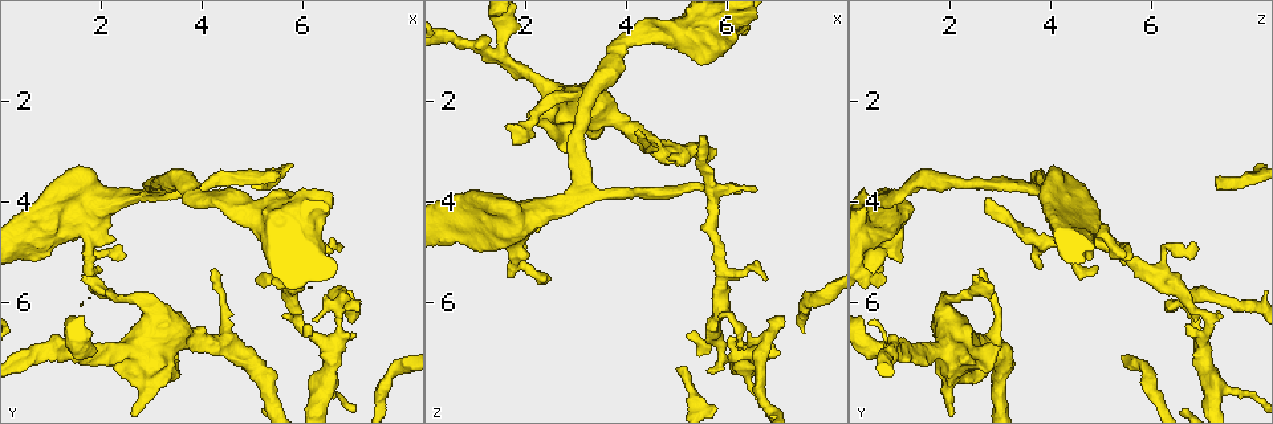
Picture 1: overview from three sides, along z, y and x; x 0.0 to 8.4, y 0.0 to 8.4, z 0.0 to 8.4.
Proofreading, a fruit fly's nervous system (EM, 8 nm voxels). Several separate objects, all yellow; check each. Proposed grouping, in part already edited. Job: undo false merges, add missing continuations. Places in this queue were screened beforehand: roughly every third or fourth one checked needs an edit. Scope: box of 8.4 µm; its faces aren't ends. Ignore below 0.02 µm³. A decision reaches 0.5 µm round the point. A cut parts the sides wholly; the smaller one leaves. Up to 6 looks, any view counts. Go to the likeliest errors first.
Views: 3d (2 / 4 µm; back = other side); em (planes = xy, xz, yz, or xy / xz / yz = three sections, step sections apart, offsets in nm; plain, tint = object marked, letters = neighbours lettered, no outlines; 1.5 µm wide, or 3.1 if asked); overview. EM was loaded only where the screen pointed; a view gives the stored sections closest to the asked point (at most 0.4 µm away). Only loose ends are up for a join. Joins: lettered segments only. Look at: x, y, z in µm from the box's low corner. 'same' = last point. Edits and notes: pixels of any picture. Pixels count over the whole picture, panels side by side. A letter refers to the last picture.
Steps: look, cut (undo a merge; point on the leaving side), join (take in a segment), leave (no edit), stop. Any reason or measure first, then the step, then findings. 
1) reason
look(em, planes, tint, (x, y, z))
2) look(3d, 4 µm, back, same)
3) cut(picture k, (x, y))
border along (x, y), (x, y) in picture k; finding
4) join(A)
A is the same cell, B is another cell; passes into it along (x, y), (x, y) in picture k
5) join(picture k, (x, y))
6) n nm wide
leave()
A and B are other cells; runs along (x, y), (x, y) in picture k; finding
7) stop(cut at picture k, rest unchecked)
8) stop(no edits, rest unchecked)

an open end
look(3d, 2 µm, (5.45, 3.95, 2.75))

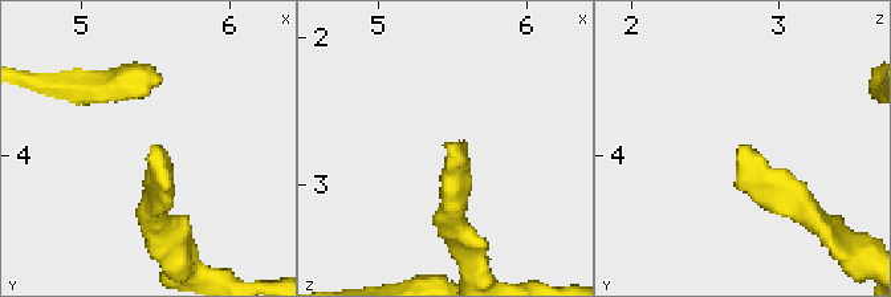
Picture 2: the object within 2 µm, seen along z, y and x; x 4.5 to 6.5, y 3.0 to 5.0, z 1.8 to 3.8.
shape alone is not enough
look(em, yz, step 4, letters, (5.50, 3.98, 2.72))

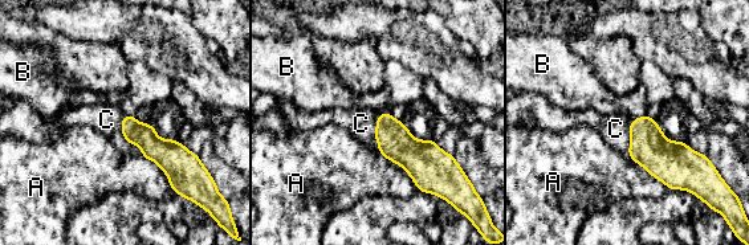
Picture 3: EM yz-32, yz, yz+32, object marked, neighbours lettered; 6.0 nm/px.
join(C)
C is the same cell, A and B are other cells; it goes on there

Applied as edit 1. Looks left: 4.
side arm on a straight run
look(3d, 2 µm, (1.50, 6.95, 1.10))

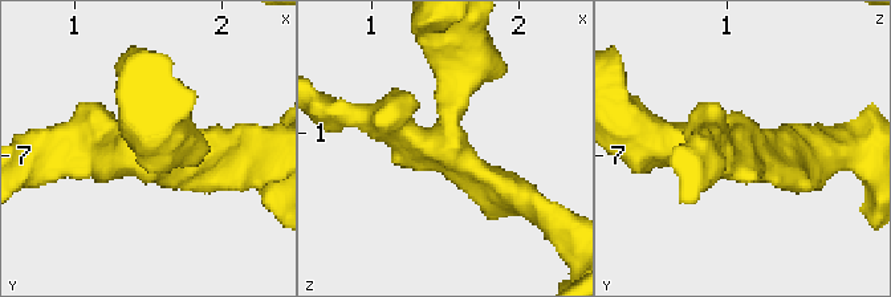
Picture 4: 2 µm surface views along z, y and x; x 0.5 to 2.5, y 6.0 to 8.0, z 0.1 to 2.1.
3 arms; arms of 220, 220, 380 nm
look(em, xz, step 8, letters, (1.46, 6.92, 1.08))

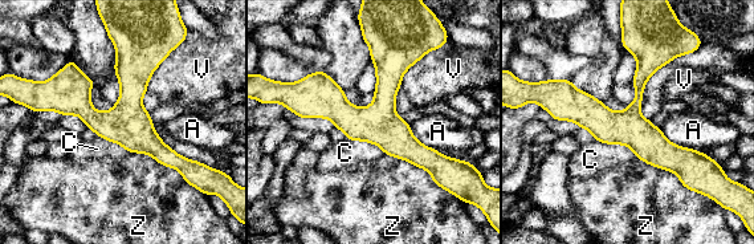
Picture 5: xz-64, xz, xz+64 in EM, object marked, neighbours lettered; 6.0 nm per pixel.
220 nm wide
leave()
A, C, V and Z are other cells; border along (595, 139), (623, 143), (635, 157) in picture 5; continuous, no second neuron

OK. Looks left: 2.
free end
look(3d, 4 µm, (2.40, 4.90, 5.55))

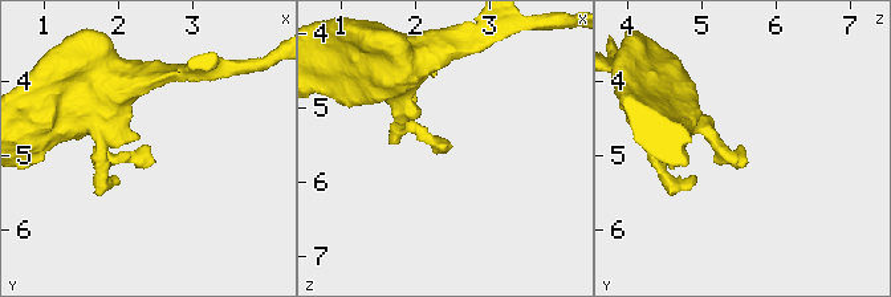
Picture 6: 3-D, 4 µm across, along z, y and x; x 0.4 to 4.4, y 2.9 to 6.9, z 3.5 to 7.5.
look(em, planes, letters, (2.45, 4.90, 5.50))

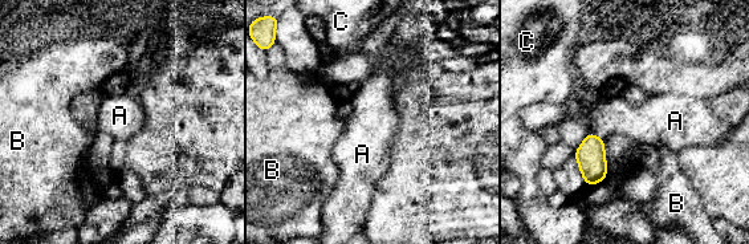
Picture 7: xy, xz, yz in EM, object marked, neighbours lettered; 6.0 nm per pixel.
leave()
A, B and C are other cells; border along (589, 131), (603, 141) in picture 7; none of them fits

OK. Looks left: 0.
stop(join at picture 3, rest unchecked)

